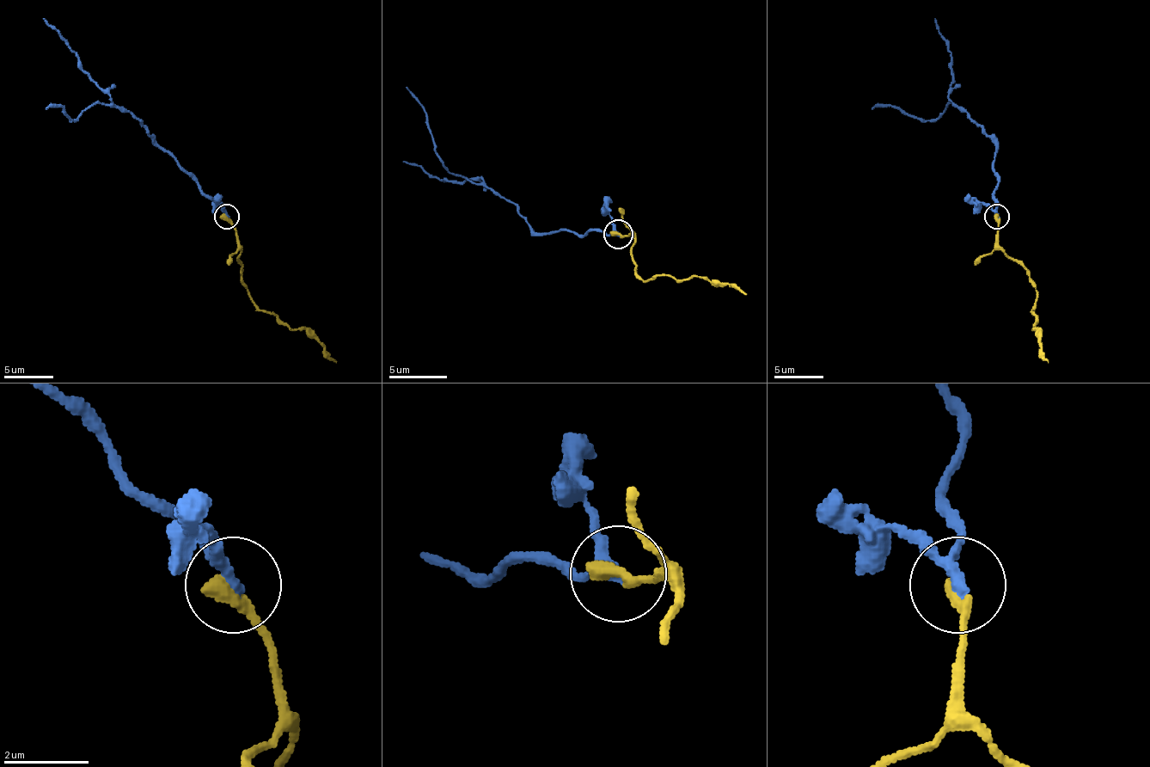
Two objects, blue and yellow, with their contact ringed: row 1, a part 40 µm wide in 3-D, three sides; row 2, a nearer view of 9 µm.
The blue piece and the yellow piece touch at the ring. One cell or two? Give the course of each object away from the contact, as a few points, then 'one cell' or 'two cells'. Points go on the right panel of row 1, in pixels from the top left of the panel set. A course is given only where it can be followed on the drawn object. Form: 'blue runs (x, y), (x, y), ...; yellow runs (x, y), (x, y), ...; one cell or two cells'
blue runs (996, 215), (996, 144), (959, 106), (949, 103), (937, 119), (926, 121), (887, 106), (872, 108); yellow runs (996, 215), (999, 245), (1026, 270), (1036, 300), (1031, 309), (1036, 317), (1033, 329), (1038, 349), (1049, 362); one cell

